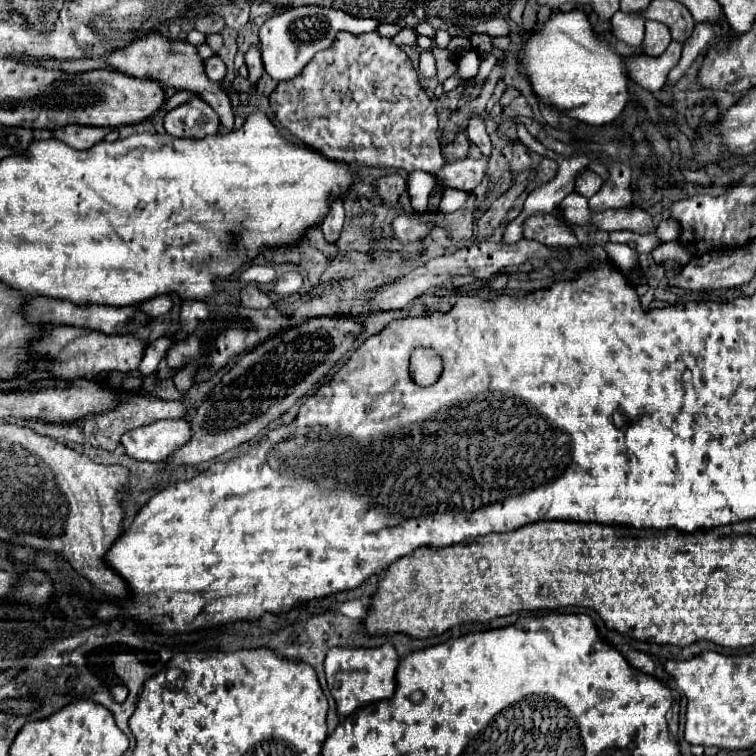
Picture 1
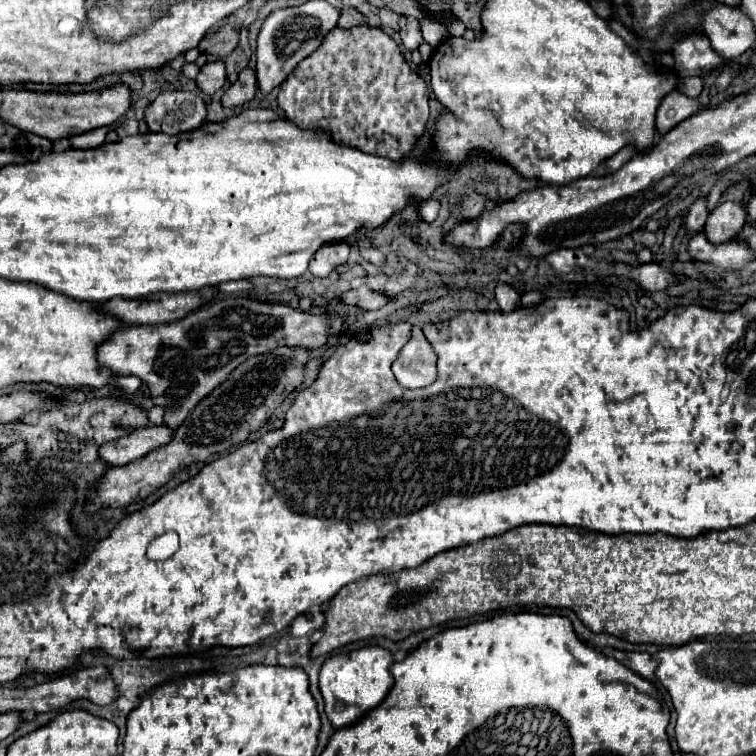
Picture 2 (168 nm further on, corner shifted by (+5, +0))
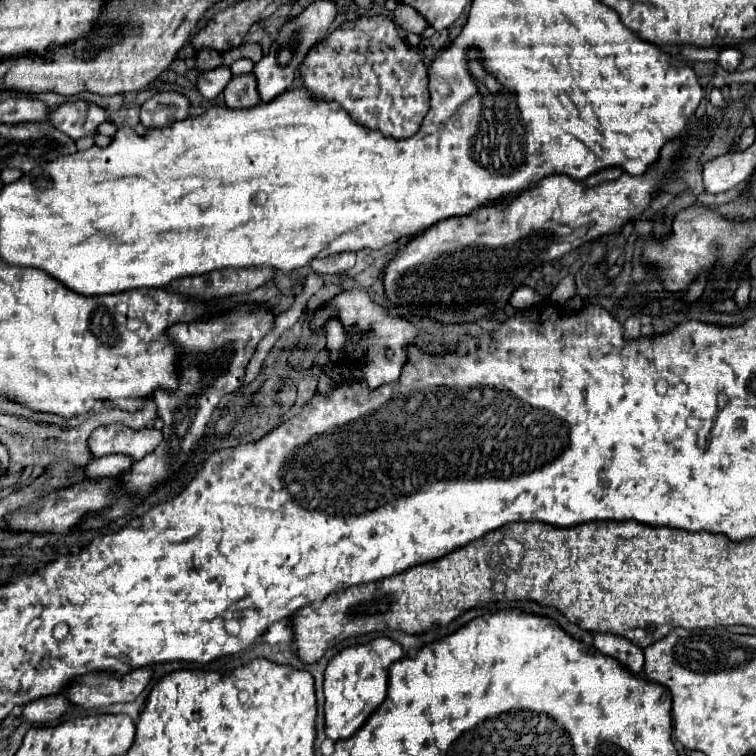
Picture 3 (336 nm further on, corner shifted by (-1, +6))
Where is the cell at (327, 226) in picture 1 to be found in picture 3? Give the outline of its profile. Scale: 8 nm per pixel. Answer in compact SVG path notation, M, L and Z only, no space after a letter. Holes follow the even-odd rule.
M344 252L338 256L328 256L326 260L312 260L310 266L316 274L344 274L348 272L356 262L356 254Z

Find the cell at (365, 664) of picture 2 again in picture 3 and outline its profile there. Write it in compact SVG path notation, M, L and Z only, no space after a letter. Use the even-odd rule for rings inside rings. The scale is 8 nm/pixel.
M382 636L368 644L348 646L328 662L324 672L324 732L330 740L336 742L350 738L378 708L378 704L382 704L382 700L386 698L388 668L402 656L402 646Z

